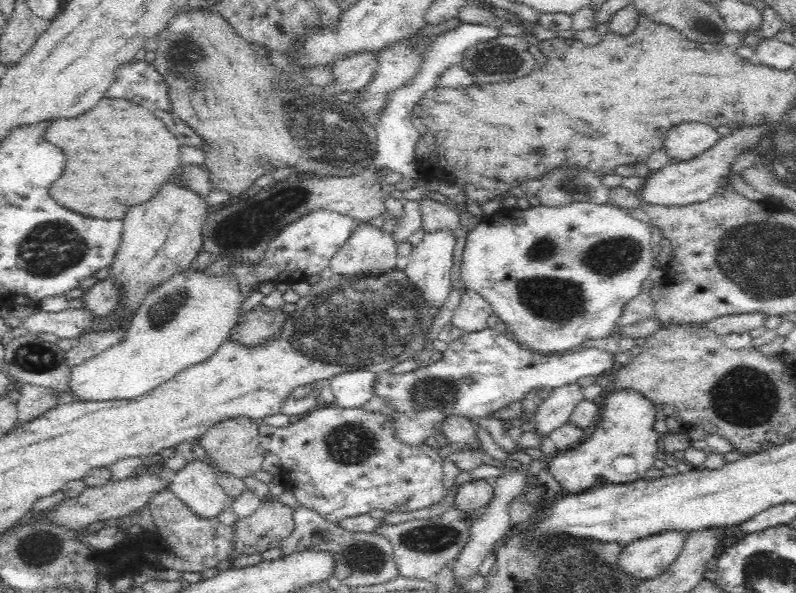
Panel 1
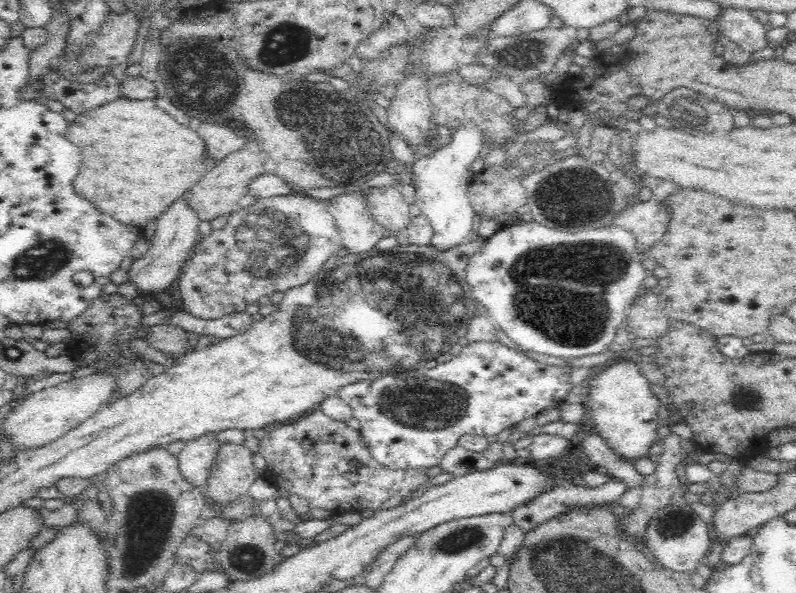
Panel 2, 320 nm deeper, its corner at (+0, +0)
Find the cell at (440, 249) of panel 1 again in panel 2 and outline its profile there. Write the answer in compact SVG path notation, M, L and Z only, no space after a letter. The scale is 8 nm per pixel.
M461 123L460 127L450 130L450 138L443 141L443 146L425 156L418 156L412 170L411 184L414 186L415 204L434 229L430 245L438 250L448 250L465 242L476 228L477 220L471 208L467 190L473 172L470 167L480 157L484 137L478 125Z

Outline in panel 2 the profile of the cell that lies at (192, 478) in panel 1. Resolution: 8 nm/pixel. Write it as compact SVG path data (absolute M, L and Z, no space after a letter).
M214 432L185 441L184 447L176 456L182 476L190 484L203 489L221 446L222 443L218 441Z

